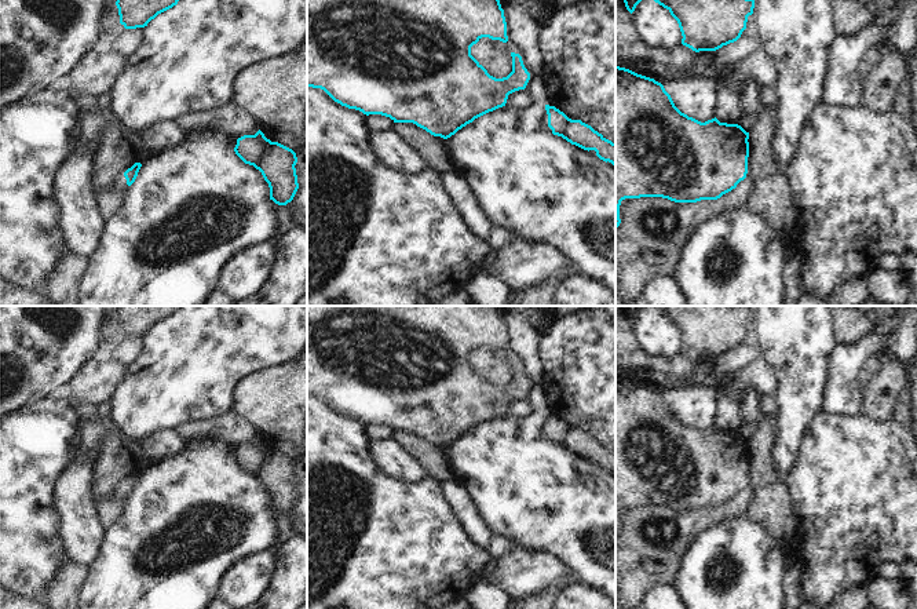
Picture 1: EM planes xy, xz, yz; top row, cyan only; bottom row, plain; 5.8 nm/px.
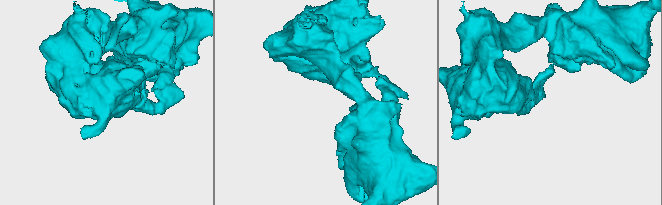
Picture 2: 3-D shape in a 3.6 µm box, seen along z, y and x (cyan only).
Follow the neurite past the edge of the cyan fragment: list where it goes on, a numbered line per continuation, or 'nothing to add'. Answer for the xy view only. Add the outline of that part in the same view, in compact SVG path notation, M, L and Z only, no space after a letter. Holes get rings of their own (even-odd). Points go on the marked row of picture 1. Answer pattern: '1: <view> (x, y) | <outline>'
1: xy (112, 200) | M123 175L114 186L99 193L99 203L107 220L121 211L128 189L129 186Z

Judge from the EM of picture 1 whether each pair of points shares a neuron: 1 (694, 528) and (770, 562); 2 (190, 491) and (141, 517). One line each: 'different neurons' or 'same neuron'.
1: different neurons
2: same neuron

